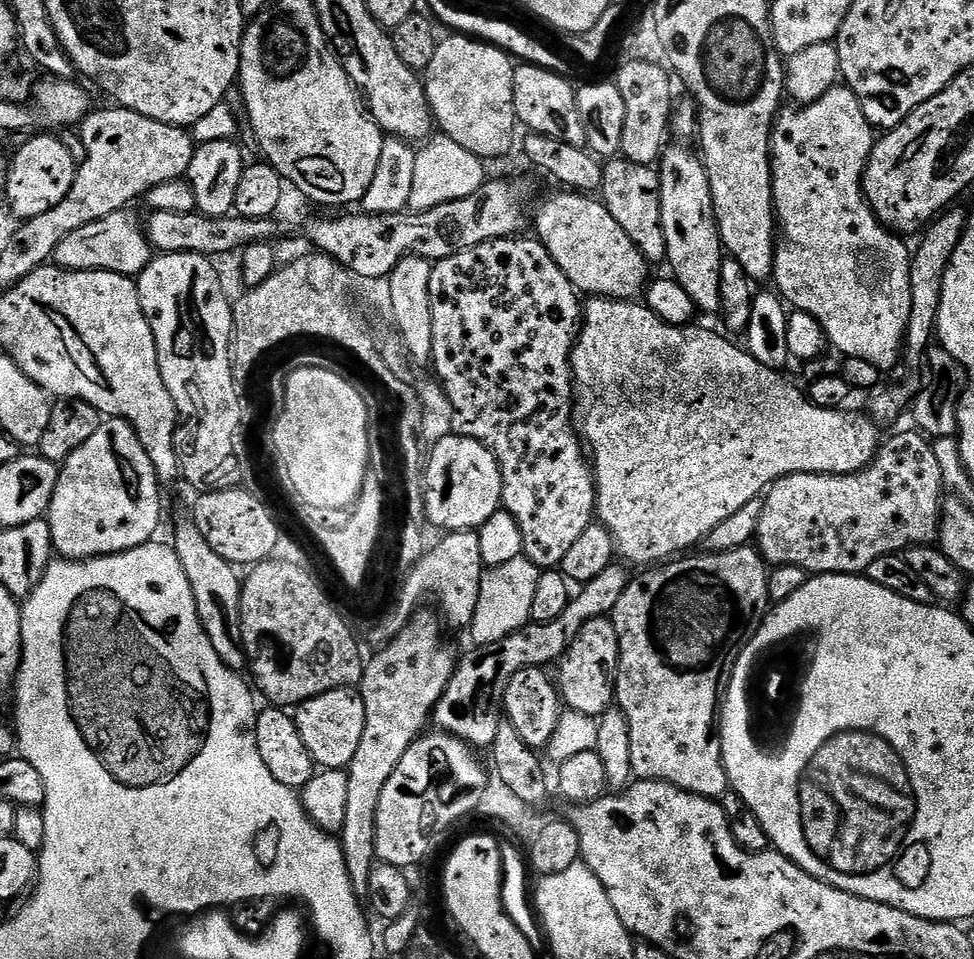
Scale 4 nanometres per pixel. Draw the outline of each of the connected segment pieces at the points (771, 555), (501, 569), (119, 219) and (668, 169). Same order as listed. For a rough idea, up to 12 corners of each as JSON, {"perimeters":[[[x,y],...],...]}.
{"perimeters":[[[919,431],[849,476],[768,489],[772,566],[864,574],[940,535],[946,468]],[[527,556],[491,565],[470,625],[493,644],[532,620],[541,569]],[[115,212],[58,242],[70,272],[133,278],[154,259],[141,221]],[[703,159],[658,161],[671,275],[701,313],[722,306],[722,245]]]}

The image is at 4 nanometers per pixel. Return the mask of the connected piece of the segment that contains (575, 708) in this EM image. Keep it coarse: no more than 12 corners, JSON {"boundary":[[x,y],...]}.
{"boundary":[[611,619],[583,624],[560,657],[571,711],[602,717],[619,670]]}

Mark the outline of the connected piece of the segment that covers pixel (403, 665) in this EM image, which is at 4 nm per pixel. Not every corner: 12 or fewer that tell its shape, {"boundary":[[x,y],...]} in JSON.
{"boundary":[[435,611],[369,657],[338,833],[357,894],[382,790],[455,672]]}

